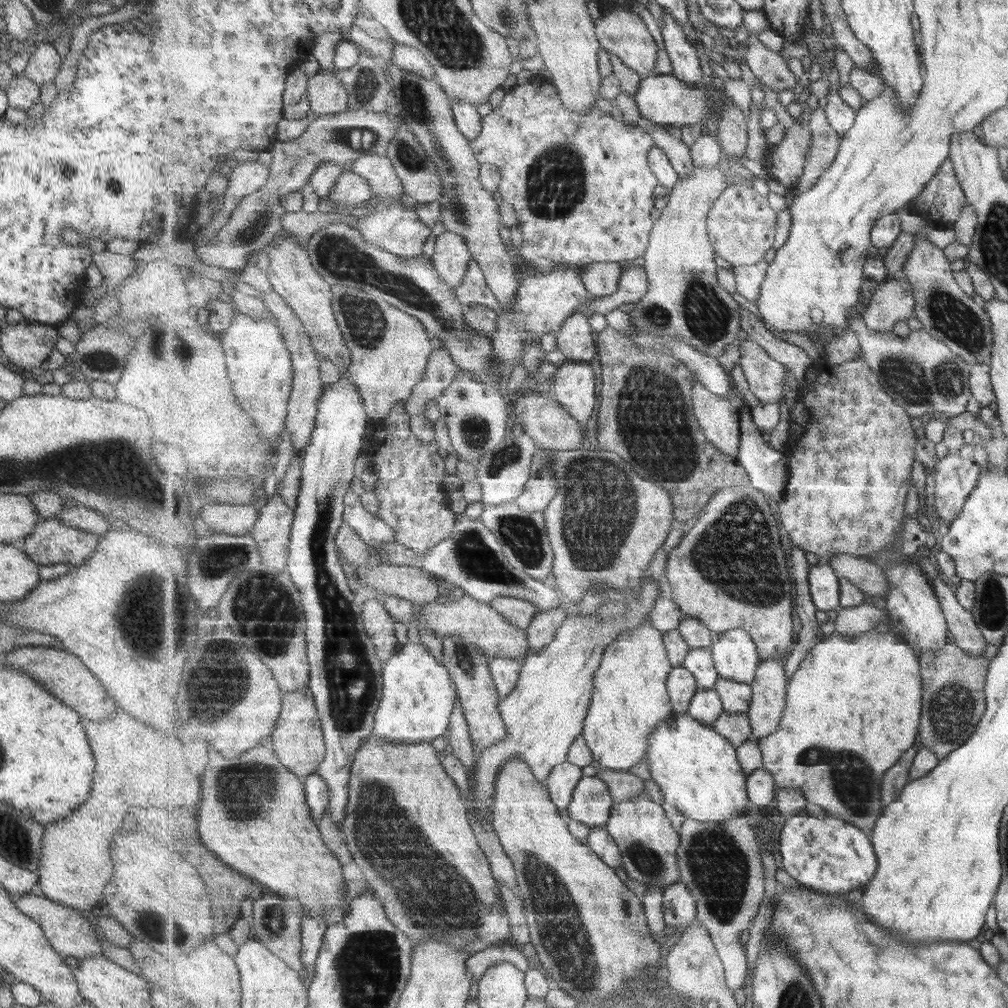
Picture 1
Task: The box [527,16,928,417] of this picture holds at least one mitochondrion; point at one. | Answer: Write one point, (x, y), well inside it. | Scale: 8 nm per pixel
(707, 316)

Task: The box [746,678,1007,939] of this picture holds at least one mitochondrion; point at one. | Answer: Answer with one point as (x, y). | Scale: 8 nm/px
(850, 772)

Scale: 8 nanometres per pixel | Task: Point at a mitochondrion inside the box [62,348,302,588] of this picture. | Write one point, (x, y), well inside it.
(222, 558)

